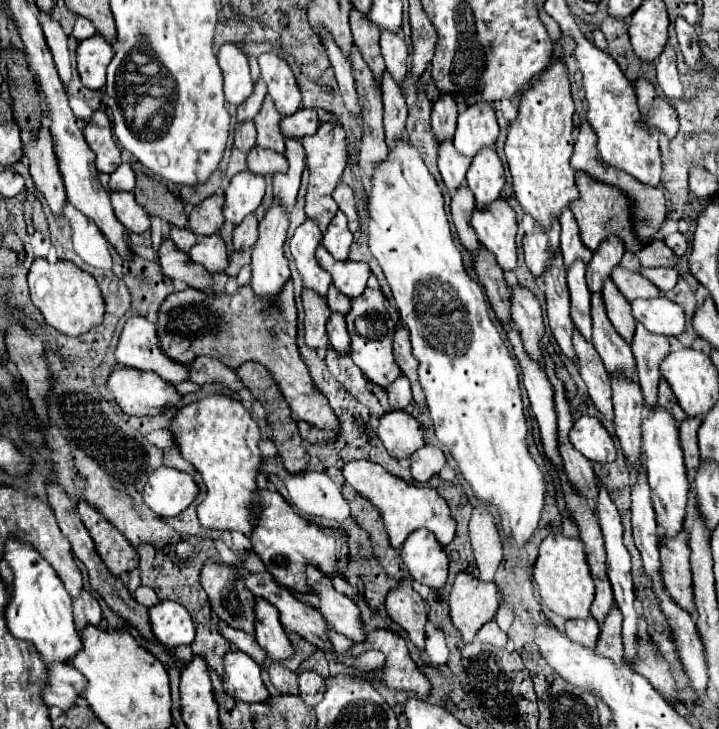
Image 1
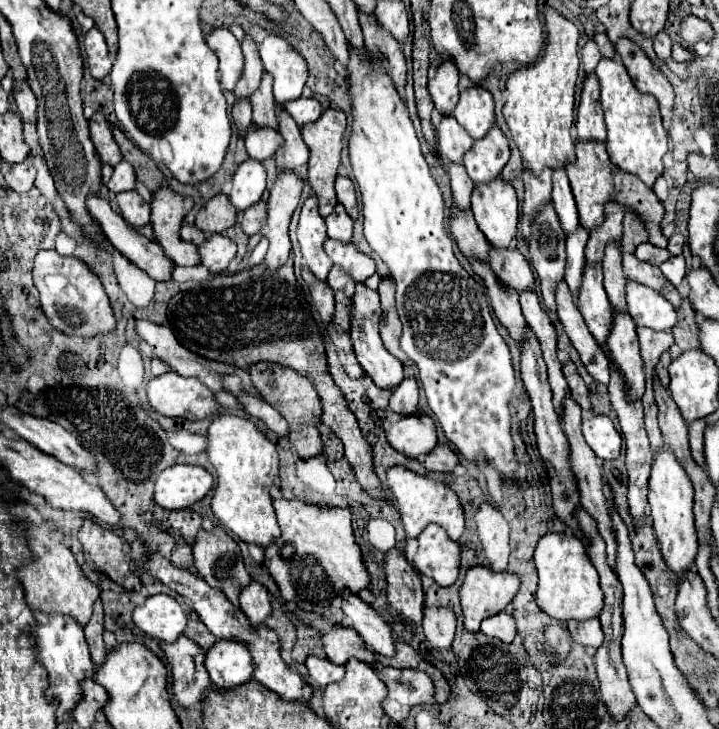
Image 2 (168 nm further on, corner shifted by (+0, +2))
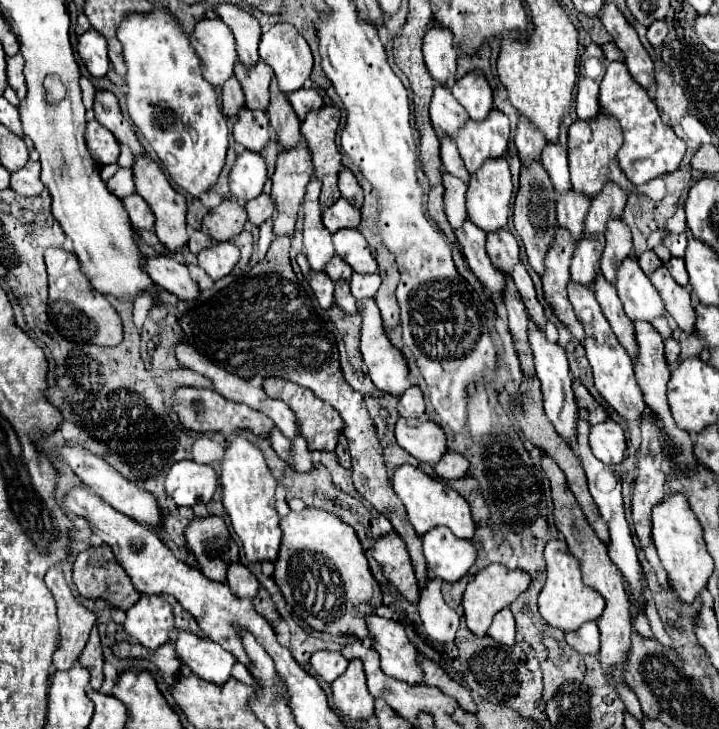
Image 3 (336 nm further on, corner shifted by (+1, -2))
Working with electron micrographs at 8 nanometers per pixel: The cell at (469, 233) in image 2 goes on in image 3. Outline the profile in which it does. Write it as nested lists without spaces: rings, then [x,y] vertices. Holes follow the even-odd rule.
[[[447,173],[443,175],[443,185],[445,185],[445,195],[443,195],[445,213],[447,213],[451,227],[457,231],[467,221],[467,207],[465,207],[467,185],[461,179],[447,175]]]

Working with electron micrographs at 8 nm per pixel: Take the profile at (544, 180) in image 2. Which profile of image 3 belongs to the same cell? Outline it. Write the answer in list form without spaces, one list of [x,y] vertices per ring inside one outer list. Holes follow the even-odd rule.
[[[519,117],[519,125],[517,125],[517,135],[515,135],[515,147],[521,159],[523,167],[529,167],[531,163],[537,163],[541,159],[541,151],[547,145],[547,141],[543,139],[543,135],[529,125],[527,119]]]

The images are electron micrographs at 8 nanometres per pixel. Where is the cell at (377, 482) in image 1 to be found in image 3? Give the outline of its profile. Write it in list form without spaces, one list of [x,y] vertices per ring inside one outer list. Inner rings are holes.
[[[401,465],[393,475],[393,489],[395,489],[397,497],[403,501],[409,521],[419,537],[439,525],[449,527],[461,539],[469,539],[473,535],[475,525],[473,525],[473,519],[469,513],[469,503],[455,489],[451,489],[445,481],[431,479],[429,475],[425,475],[421,469],[417,469],[413,465]]]

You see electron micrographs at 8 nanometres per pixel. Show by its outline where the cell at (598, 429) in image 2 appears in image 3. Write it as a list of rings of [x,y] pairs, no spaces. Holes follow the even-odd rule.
[[[607,419],[605,423],[593,425],[589,431],[589,447],[593,455],[605,465],[617,465],[625,455],[625,433],[619,423]]]

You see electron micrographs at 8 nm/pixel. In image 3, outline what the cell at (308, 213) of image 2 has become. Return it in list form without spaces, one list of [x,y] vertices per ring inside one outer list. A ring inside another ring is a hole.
[[[311,177],[303,199],[303,253],[313,271],[325,271],[325,265],[335,255],[331,233],[323,227],[319,207],[321,181]]]

